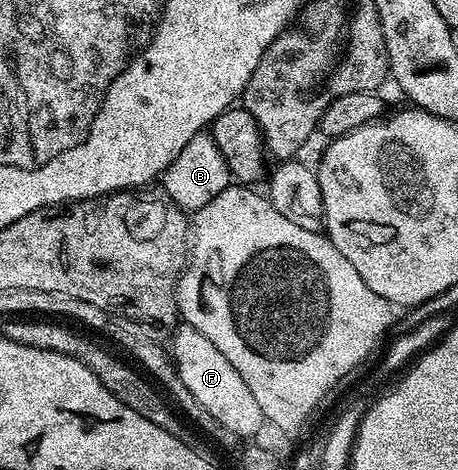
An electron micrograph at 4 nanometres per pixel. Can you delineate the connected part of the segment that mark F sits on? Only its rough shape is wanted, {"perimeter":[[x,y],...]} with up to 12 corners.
{"perimeter":[[181,324],[171,357],[187,392],[234,439],[267,426],[227,356]]}

